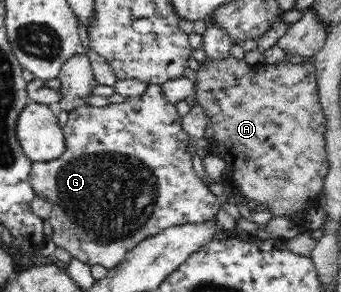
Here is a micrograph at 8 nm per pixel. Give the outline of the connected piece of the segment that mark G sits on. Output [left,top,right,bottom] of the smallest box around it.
[31,85,221,268]

